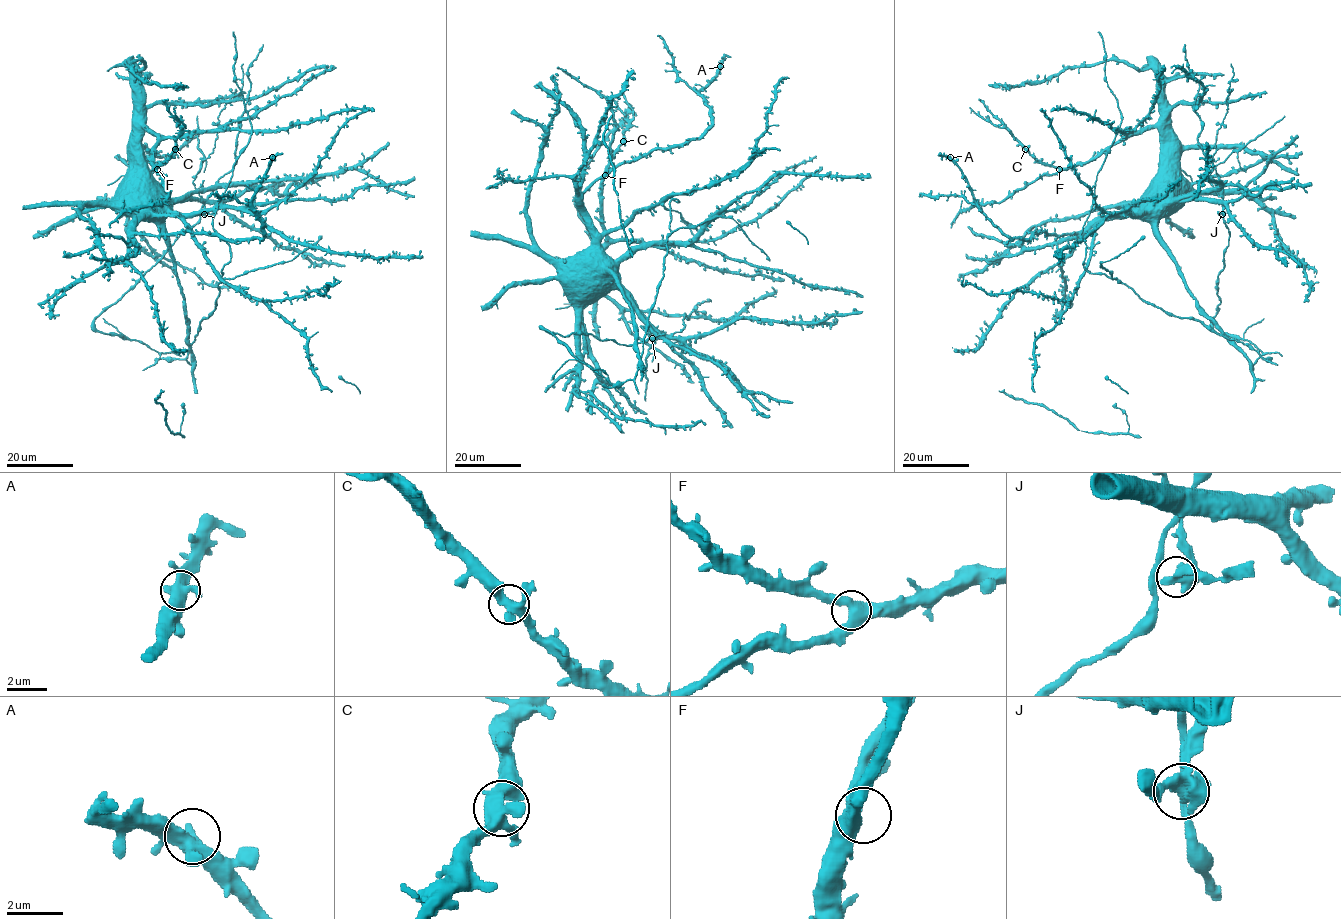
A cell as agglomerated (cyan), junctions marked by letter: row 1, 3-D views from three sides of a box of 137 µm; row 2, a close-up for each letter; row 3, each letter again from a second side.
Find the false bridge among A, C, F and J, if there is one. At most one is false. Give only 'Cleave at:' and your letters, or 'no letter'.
Cleave at: J

